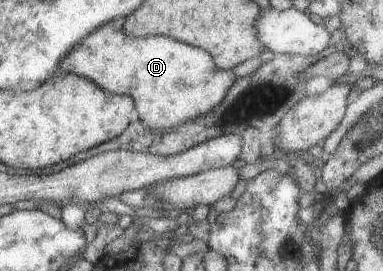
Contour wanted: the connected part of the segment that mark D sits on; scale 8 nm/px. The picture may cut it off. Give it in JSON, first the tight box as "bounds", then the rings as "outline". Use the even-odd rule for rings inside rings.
{"bounds":[60,23,238,131],"outline":[[[114,23],[96,29],[64,57],[60,68],[86,77],[112,94],[134,98],[136,116],[154,131],[176,129],[212,113],[216,105],[224,103],[238,79],[233,70],[219,69],[215,58],[204,49],[162,35],[130,37]]]}

